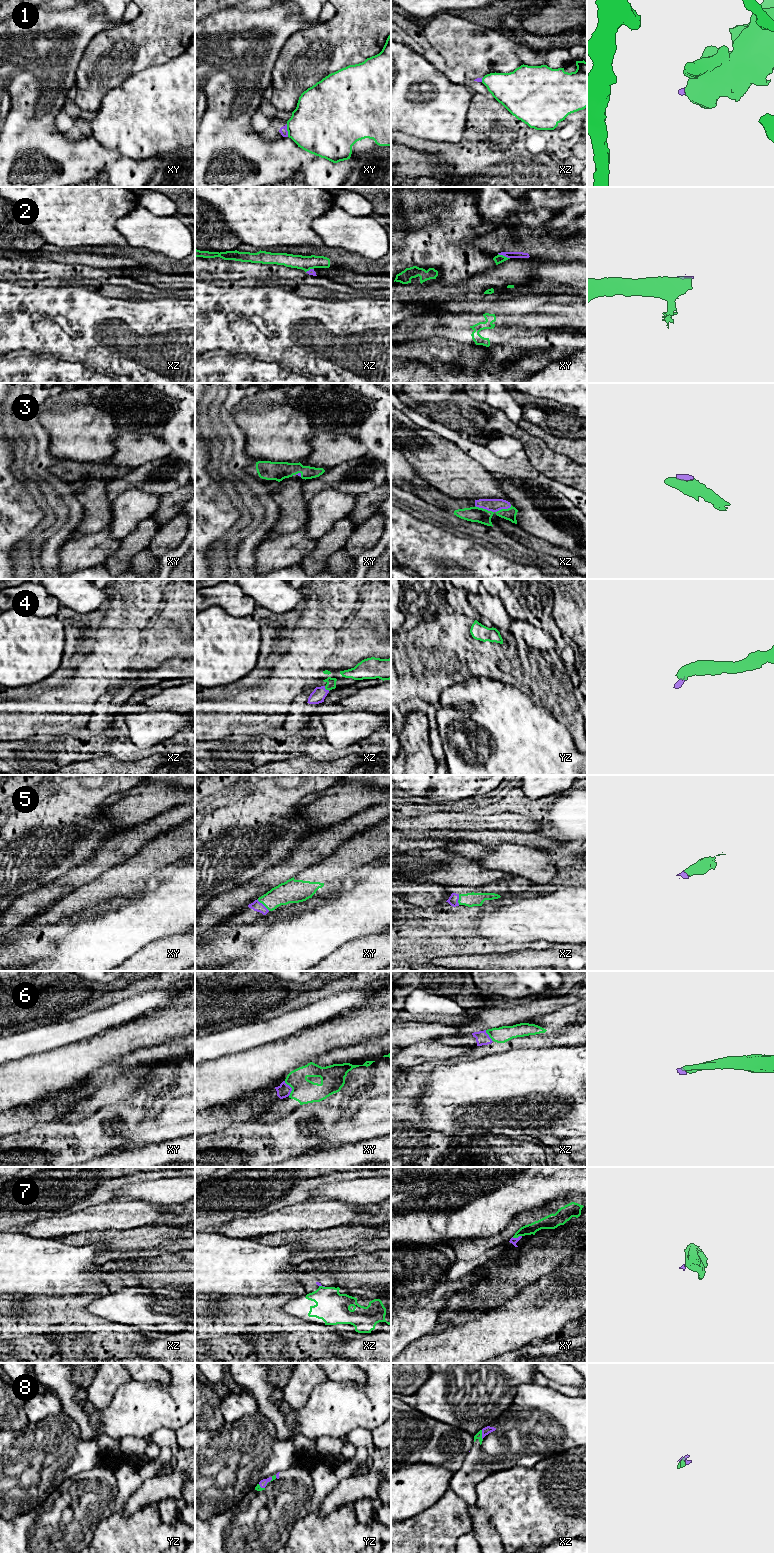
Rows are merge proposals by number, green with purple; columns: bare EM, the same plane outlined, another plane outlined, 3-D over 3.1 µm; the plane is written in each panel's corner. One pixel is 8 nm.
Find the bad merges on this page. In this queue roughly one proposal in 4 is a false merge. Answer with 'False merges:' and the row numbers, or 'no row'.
False merges: 2, 7

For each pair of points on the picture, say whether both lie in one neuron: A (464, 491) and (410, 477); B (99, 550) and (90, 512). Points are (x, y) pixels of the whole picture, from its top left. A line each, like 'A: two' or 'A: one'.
A: two
B: two

